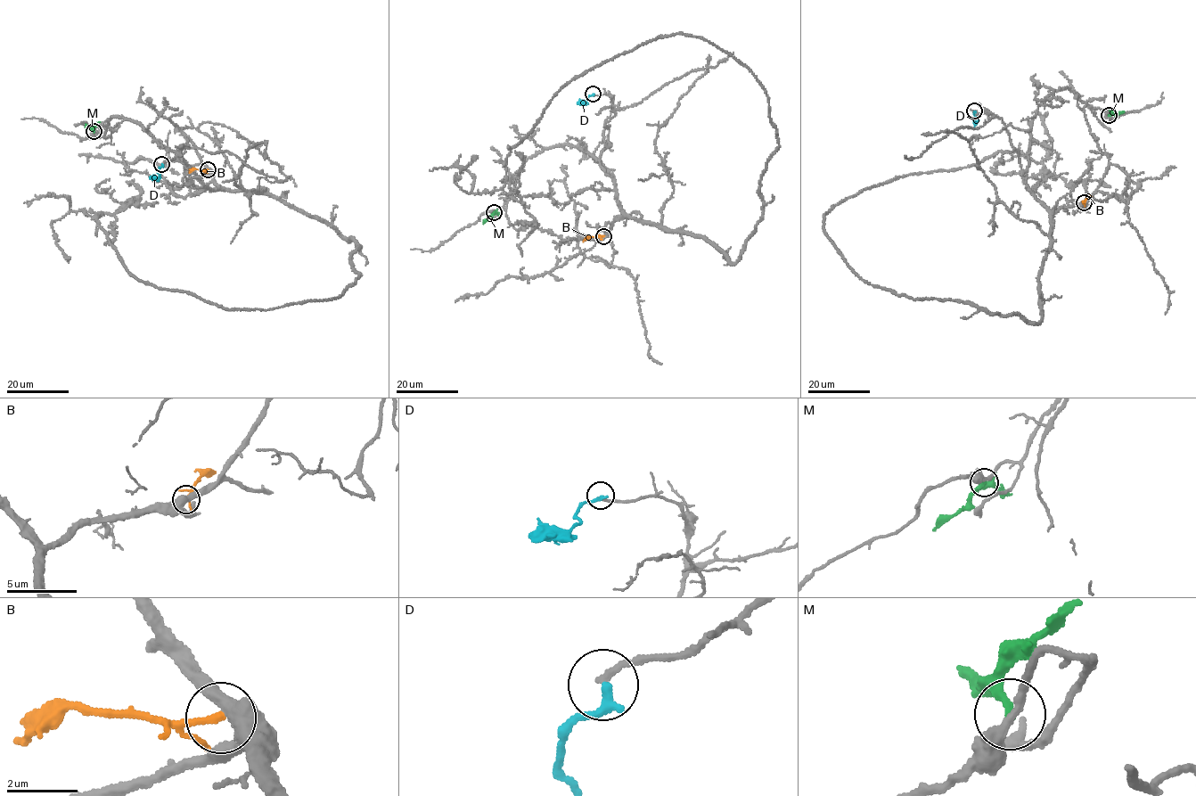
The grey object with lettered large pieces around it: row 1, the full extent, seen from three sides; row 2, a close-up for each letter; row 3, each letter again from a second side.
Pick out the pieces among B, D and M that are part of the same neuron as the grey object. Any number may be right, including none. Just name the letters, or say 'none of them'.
none of them

